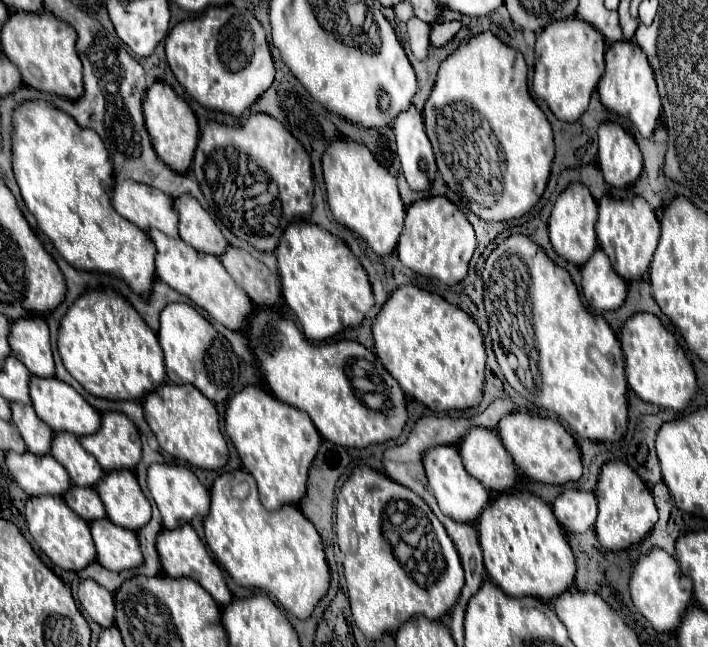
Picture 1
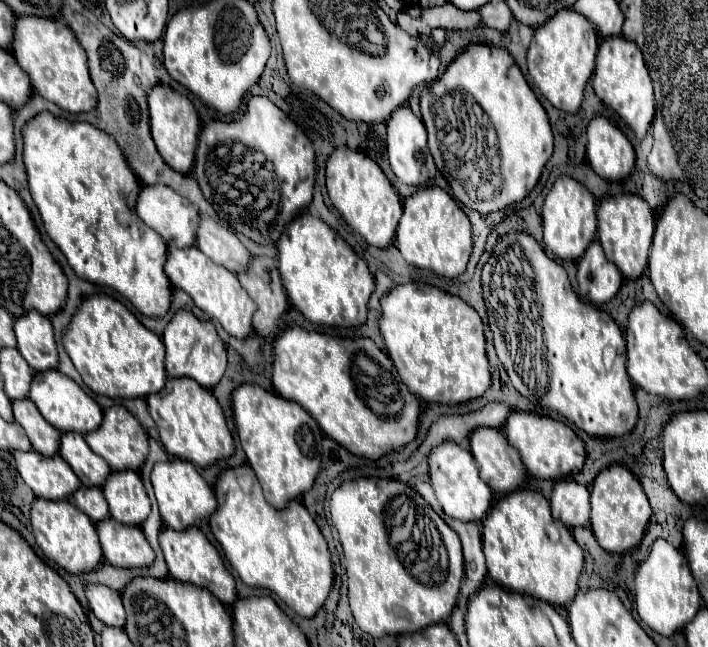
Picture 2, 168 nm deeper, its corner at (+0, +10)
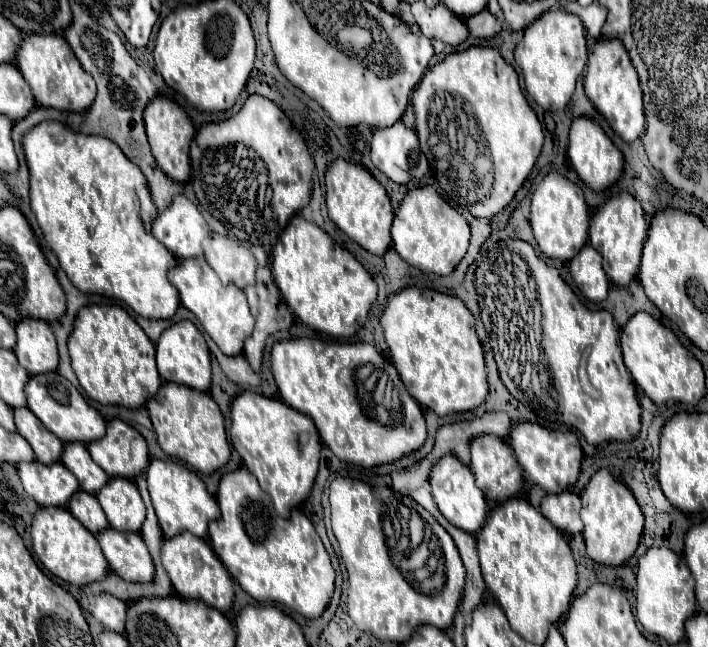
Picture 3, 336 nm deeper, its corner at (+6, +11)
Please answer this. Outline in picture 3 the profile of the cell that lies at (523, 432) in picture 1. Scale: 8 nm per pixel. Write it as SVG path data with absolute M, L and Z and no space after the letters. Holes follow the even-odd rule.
M519 422L511 428L507 442L513 448L519 464L523 466L525 476L533 484L543 486L545 492L563 492L577 482L579 472L581 472L583 450L579 446L575 432L553 432L539 424Z

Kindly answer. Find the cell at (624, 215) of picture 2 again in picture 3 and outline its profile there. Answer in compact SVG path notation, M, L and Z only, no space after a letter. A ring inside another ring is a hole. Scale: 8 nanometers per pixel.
M621 192L619 196L609 198L605 206L593 216L589 226L589 242L593 248L597 248L597 252L601 252L605 274L615 286L623 288L629 286L629 282L637 276L645 238L647 238L647 220L643 208L629 192Z

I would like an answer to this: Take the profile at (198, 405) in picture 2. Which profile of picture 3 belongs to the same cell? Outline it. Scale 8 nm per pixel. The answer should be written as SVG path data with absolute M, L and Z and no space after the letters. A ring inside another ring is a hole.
M167 382L147 402L147 410L157 434L157 442L165 454L185 462L201 474L211 474L229 462L231 448L225 436L223 416L207 392L195 392L191 388L183 388L181 384Z

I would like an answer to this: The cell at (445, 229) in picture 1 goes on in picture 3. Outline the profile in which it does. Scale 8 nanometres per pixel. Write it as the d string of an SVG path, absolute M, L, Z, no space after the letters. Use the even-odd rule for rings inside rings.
M423 186L423 188L411 190L403 198L403 202L395 214L395 220L393 220L391 236L393 236L393 248L399 252L399 256L407 264L411 264L423 272L433 272L433 274L445 276L455 270L455 266L461 262L461 258L467 252L469 224L455 208L451 208L435 192L433 186Z

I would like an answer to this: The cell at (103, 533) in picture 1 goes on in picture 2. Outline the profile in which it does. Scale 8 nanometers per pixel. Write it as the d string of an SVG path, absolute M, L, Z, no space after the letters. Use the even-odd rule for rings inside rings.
M105 517L97 525L103 557L115 567L143 567L153 563L153 549L143 537L141 527L129 527L113 517Z

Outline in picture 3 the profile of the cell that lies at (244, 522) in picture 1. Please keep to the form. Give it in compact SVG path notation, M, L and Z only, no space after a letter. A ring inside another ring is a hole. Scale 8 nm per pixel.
M239 468L221 478L217 502L221 508L221 520L209 522L209 542L237 584L259 602L277 602L303 614L305 618L319 618L333 596L335 570L319 534L307 516L299 510L293 510L291 518L277 516L269 496L259 488L257 478L247 468Z

